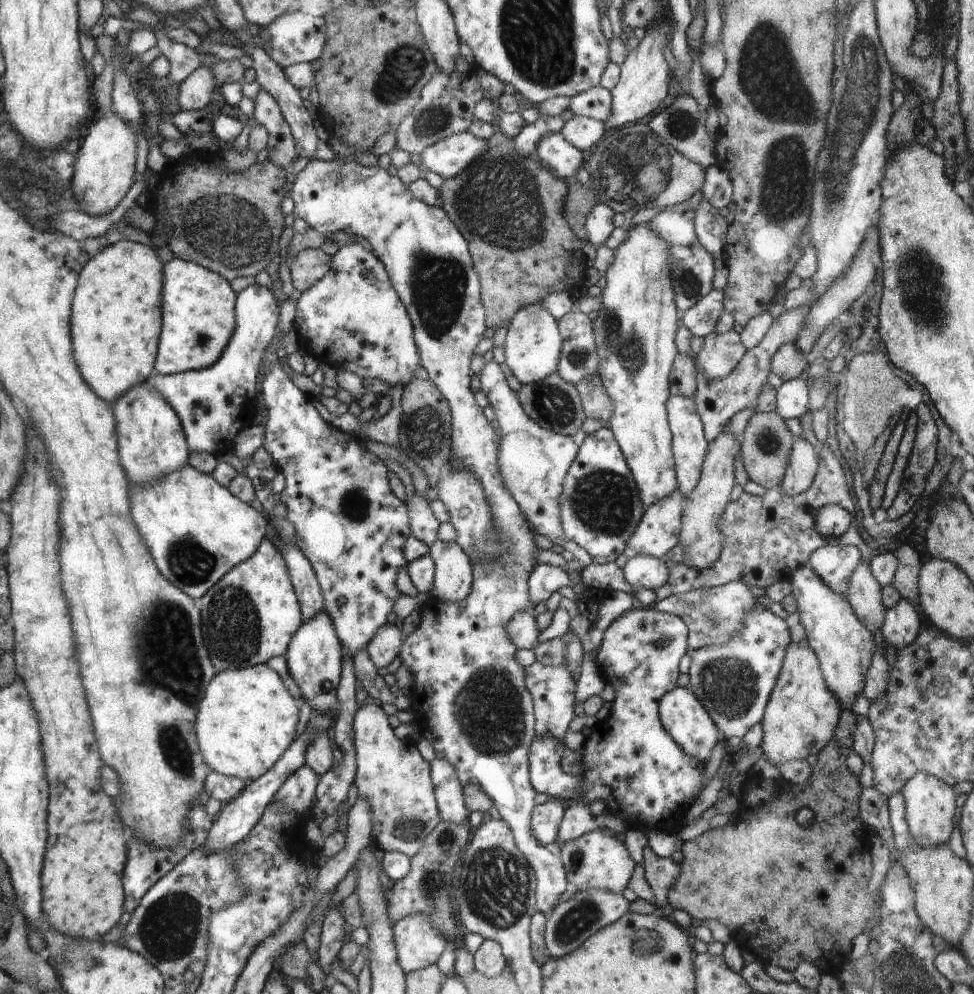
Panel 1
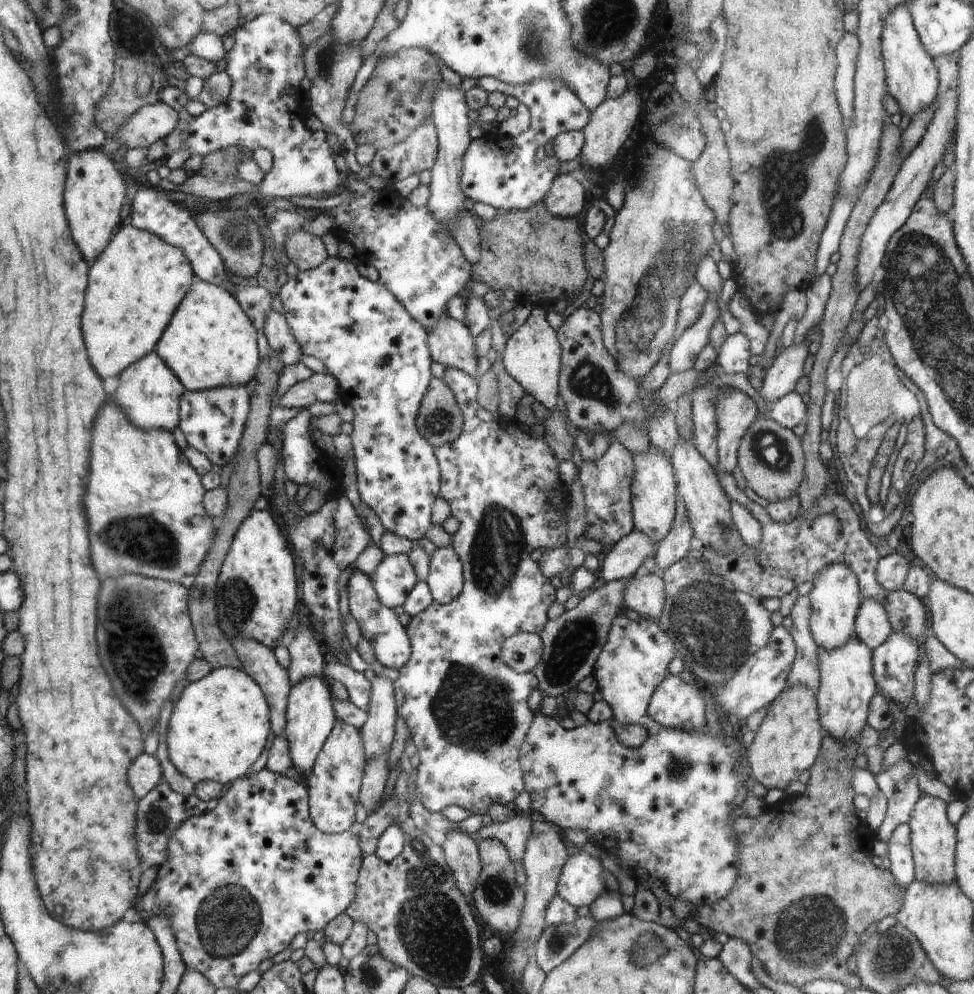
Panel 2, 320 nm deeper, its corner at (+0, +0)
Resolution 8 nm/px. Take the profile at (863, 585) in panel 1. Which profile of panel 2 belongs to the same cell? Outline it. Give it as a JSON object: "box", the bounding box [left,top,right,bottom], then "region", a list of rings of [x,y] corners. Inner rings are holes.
{"box":[855,598,893,651],"region":[[[863,598],[855,620],[857,638],[873,651],[889,639],[893,630],[884,606],[872,599]]]}

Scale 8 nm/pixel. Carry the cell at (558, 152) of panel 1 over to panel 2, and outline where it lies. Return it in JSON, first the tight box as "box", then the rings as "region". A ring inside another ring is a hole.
{"box":[543,173,584,216],"region":[[[570,173],[558,174],[543,201],[553,215],[578,216],[584,208],[584,194],[582,184],[578,184]]]}

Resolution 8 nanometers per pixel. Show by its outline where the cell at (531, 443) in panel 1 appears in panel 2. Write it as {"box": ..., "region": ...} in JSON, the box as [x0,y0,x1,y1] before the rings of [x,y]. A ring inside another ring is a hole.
{"box":[430,313,479,378],"region":[[[446,313],[438,317],[433,324],[433,332],[430,335],[430,353],[436,362],[444,364],[445,367],[460,369],[466,374],[479,378],[476,374],[478,356],[470,331],[464,322],[456,320]]]}

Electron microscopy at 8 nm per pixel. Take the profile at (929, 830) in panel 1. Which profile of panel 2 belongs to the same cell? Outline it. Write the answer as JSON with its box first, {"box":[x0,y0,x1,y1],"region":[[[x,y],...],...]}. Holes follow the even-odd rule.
{"box":[909,795,956,885],"region":[[[932,795],[922,796],[914,805],[909,818],[911,851],[915,866],[915,879],[933,885],[949,885],[955,880],[956,829],[946,816],[947,803]]]}

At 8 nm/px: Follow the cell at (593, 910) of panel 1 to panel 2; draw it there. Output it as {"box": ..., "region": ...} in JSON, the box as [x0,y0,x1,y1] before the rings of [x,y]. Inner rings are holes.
{"box":[535,917,597,975],"region":[[[578,917],[572,923],[562,923],[559,925],[547,925],[540,935],[539,942],[535,946],[535,961],[547,975],[553,968],[560,966],[567,958],[576,952],[586,939],[592,934],[597,922],[592,917]]]}

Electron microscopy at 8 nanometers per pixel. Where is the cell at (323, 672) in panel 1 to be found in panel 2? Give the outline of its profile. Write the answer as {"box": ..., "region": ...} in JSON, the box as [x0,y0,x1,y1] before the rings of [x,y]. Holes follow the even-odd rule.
{"box":[285,677,338,780],"region":[[[310,677],[298,685],[291,686],[287,698],[285,738],[290,747],[291,764],[298,769],[301,780],[310,777],[314,763],[318,760],[327,738],[331,736],[338,720],[332,706],[330,683],[321,678]]]}

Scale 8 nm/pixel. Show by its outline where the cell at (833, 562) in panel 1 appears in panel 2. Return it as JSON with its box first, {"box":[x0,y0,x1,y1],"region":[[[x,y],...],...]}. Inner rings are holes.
{"box":[807,563,863,651],"region":[[[840,563],[830,565],[813,581],[814,587],[807,594],[811,600],[810,632],[816,646],[833,651],[841,649],[852,637],[857,636],[855,620],[863,601],[862,593],[854,572],[849,566]]]}

